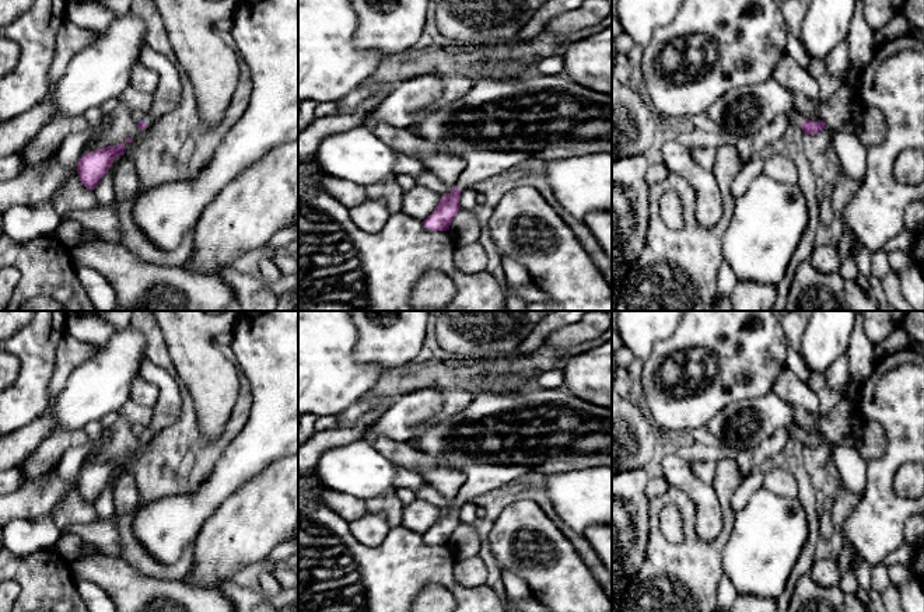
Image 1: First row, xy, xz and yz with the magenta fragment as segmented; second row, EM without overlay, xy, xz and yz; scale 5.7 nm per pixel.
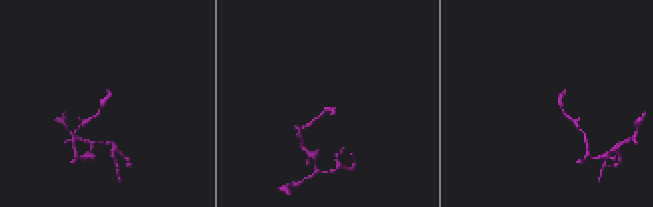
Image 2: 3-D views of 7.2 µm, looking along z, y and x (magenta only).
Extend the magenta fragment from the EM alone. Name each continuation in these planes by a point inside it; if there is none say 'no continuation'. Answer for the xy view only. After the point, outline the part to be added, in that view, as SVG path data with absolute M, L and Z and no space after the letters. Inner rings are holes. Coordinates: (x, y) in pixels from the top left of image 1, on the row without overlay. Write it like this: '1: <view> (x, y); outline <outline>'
1: xy (167, 411); outline M147 356L140 363L140 373L158 387L158 399L153 408L153 417L143 433L147 440L151 440L179 420L183 399L178 380L155 366Z

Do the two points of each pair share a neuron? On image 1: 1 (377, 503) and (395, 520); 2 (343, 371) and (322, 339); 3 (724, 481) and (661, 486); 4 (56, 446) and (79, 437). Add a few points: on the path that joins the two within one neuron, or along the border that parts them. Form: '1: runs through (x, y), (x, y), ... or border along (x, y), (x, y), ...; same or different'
1: runs through (381, 506), (391, 516); same
2: runs through (335, 363), (322, 348); same
3: border along (669, 486), (650, 500); different
4: runs through (62, 441), (73, 439); same

